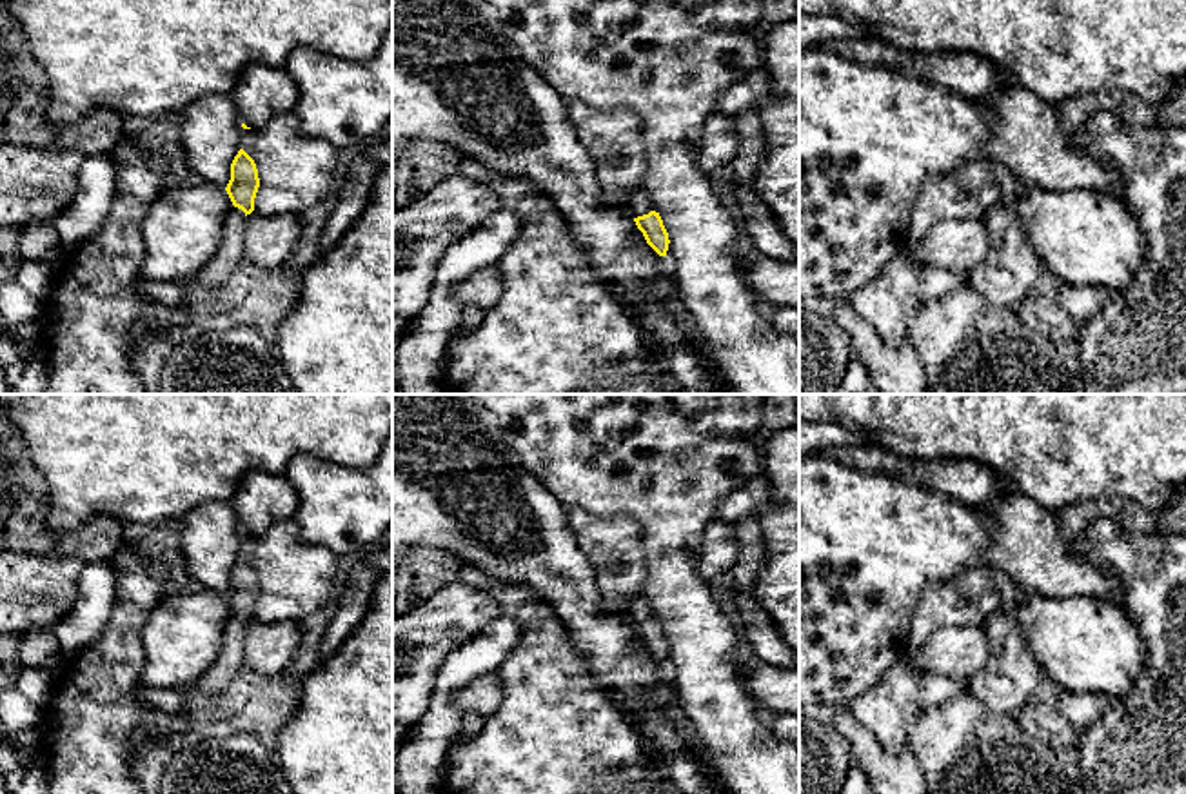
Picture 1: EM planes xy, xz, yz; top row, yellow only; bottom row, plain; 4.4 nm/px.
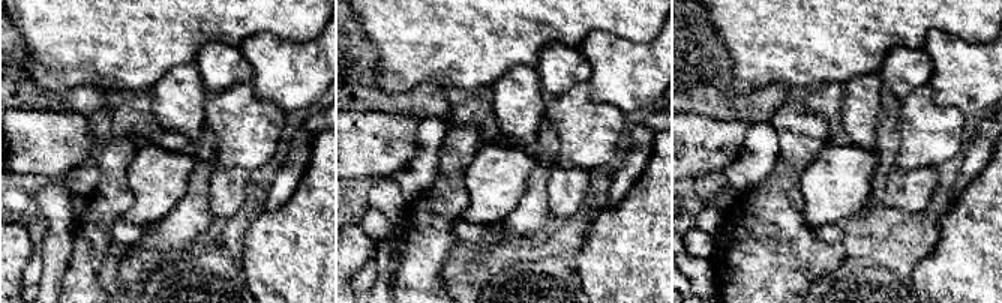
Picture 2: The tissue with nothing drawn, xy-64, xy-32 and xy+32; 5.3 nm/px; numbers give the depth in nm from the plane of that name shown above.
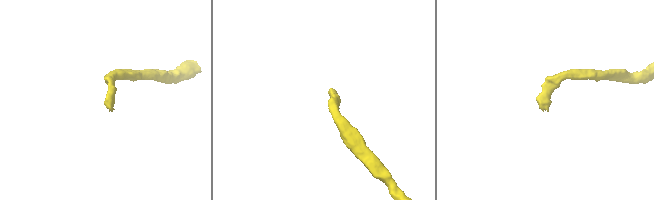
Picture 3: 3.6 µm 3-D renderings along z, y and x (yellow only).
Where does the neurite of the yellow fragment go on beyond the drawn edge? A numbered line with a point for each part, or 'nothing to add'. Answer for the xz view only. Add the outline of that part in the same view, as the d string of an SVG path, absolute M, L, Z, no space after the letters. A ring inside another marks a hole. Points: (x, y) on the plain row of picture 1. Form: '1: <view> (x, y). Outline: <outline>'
1: xz (638, 611). Outline: M637 596L630 603L630 607L625 614L632 625L637 625L637 623L643 623L643 621L648 621L650 618L654 618L652 610L643 596Z

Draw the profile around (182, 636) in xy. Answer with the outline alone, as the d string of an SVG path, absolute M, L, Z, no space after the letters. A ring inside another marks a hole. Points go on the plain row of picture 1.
M211 589L167 591L143 623L143 687L189 690L214 663L232 614L227 598Z

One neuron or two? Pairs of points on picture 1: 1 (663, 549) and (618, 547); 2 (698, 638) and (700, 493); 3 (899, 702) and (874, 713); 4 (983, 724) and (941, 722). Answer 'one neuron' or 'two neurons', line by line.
1: two neurons
2: one neuron
3: one neuron
4: one neuron

